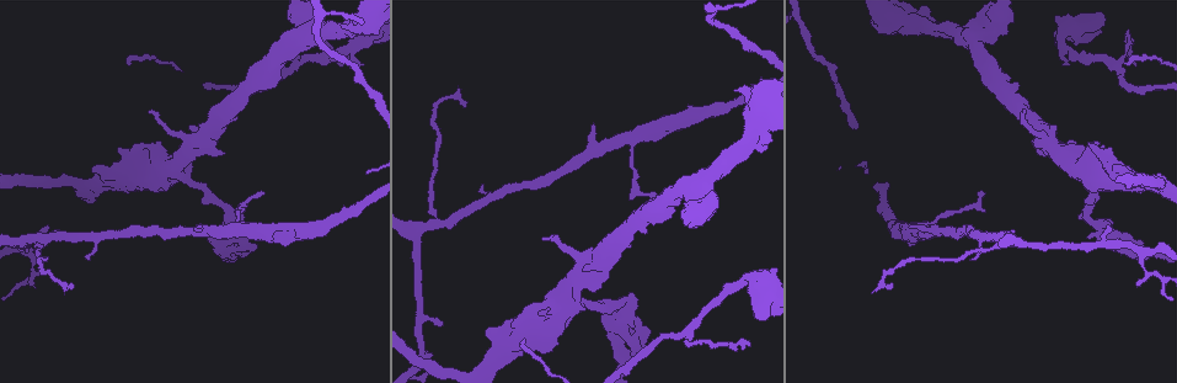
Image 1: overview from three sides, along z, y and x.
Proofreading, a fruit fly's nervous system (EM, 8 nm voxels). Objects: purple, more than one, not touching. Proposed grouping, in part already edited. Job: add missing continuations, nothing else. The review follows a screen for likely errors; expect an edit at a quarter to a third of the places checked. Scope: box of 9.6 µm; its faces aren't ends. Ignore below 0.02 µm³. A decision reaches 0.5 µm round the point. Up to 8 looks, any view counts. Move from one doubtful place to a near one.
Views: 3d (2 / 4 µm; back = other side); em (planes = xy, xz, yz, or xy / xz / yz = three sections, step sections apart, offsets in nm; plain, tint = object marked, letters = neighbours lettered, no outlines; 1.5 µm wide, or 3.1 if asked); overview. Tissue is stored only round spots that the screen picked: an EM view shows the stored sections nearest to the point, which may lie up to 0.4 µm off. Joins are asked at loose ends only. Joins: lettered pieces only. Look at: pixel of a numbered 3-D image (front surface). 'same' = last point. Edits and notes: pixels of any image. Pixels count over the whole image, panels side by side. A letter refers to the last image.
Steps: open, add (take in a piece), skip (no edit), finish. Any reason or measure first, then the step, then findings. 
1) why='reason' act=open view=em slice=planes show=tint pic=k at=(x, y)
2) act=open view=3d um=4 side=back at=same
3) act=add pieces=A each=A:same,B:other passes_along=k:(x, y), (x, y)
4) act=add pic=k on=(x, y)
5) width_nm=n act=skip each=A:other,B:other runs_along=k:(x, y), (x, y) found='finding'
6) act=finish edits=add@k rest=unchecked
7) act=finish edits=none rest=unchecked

why='thin end' act=open view=3d um=2 pic=1 at=(264, 194)

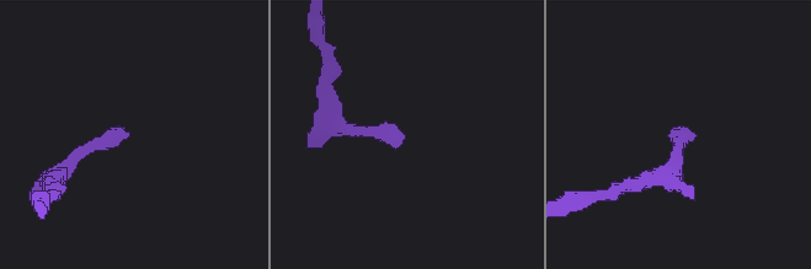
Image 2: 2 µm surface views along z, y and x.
act=open view=em slice=planes show=letters pic=2 at=(405, 138)

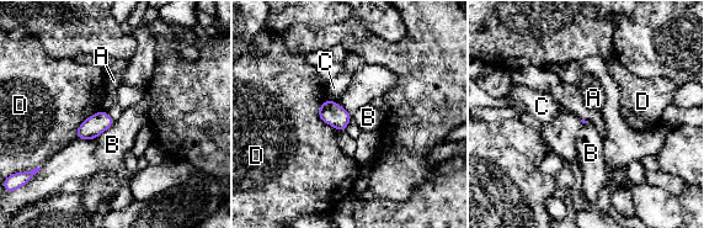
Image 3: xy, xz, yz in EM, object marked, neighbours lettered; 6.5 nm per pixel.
act=skip each=A:other,B:other,C:other,D:other border=3:(115, 122), (94, 138) found='no lettered piece goes on from it'

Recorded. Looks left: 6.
why='an open end' act=open view=em slice=xy step=4 show=letters pic=1 at=(749, 346)

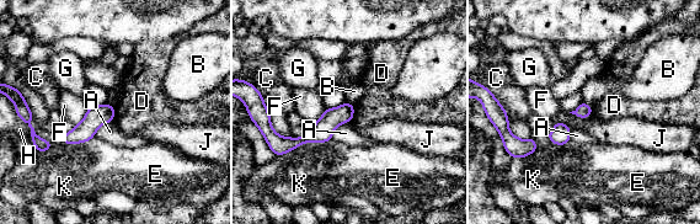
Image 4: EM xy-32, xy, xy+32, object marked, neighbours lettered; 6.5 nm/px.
act=open view=em slice=planes show=letters at=same

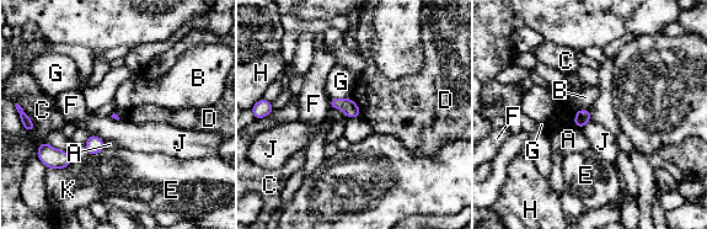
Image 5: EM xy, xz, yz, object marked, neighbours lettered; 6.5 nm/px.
longest_contact=K:160nm act=skip each=A:other,B:other,C:other,D:other,E:other,F:other,G:other,H:other,J:other,K:other border=5:(90, 133), (103, 142) found='no lettered piece goes on from it'

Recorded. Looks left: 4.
why='stops while still wide' act=open view=3d um=4 pic=1 at=(875, 27)

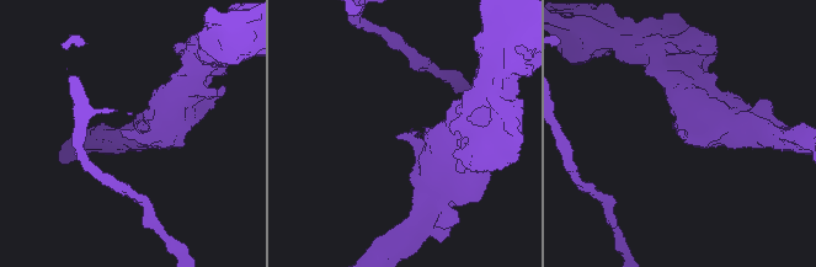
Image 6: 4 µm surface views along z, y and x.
act=open view=em slice=planes show=letters pic=6 at=(122, 130)

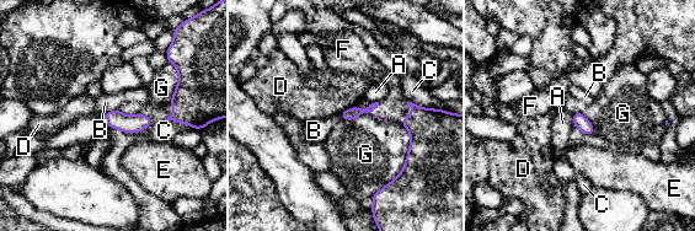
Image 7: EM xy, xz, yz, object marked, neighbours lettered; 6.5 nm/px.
act=add pieces=F each=A:other,B:other,C:other,D:other,E:other,F:same,G:other passes_along=7:(439, 139), (410, 114), (393, 108) found='it goes on there'

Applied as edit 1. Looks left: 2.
act=finish edits=add@7 rest=unchecked

